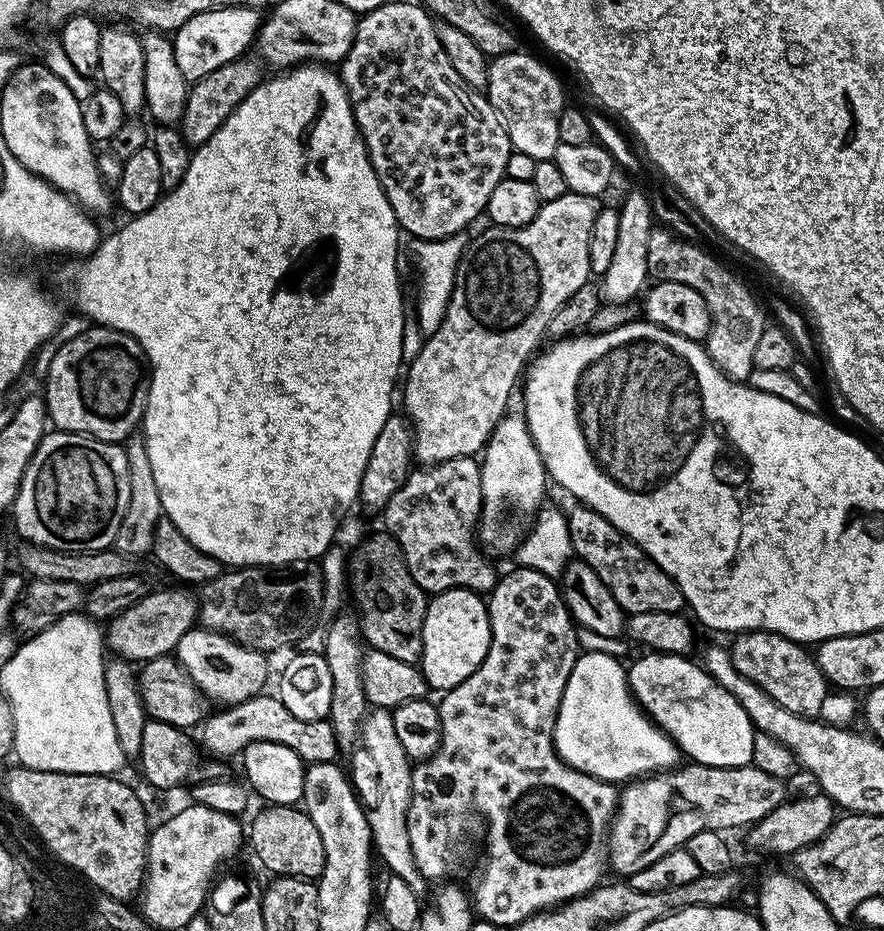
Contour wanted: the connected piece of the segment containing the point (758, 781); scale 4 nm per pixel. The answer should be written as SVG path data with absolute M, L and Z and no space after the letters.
M695 762L685 763L683 766L677 766L671 770L662 772L653 772L650 776L642 776L631 782L625 783L618 792L618 803L616 805L616 814L612 818L612 823L608 829L608 858L607 863L617 872L617 877L631 878L634 874L638 874L638 870L646 870L646 866L650 866L650 862L658 862L658 858L662 858L662 854L670 854L675 848L682 848L687 845L690 838L694 838L694 834L702 834L702 830L710 830L711 832L723 833L724 828L740 828L751 826L756 821L761 820L766 814L770 814L770 810L774 810L786 799L784 793L785 781L778 776L771 776L762 770L758 770L754 766L747 768L715 768L714 766L706 766L705 764L697 764Z

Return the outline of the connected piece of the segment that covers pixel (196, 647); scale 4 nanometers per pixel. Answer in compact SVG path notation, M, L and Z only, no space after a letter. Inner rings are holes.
M193 626L186 634L182 634L174 655L176 663L184 668L188 677L196 683L205 701L212 703L213 700L216 706L241 704L265 691L264 683L268 680L269 657L256 648L247 648L237 640L223 636L221 632L215 632L203 626Z

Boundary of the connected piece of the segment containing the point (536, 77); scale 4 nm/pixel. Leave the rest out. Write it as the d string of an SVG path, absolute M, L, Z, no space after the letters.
M523 50L507 52L501 56L491 57L488 66L488 86L486 95L490 106L500 115L506 134L510 138L513 149L522 154L528 154L530 158L538 160L551 160L556 155L556 146L560 143L558 138L558 118L560 112L566 106L564 100L564 88L560 80L540 60L527 56Z

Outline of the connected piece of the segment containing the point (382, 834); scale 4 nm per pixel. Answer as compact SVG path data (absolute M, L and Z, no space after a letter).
M372 708L360 723L358 737L359 747L364 747L372 768L376 771L376 805L367 813L372 847L375 855L389 869L391 875L402 878L414 894L423 897L426 881L418 870L418 862L414 862L414 850L410 850L410 830L406 830L406 818L412 801L412 769L413 761L409 760L406 750L402 750L402 742L394 731L394 718L386 708Z

